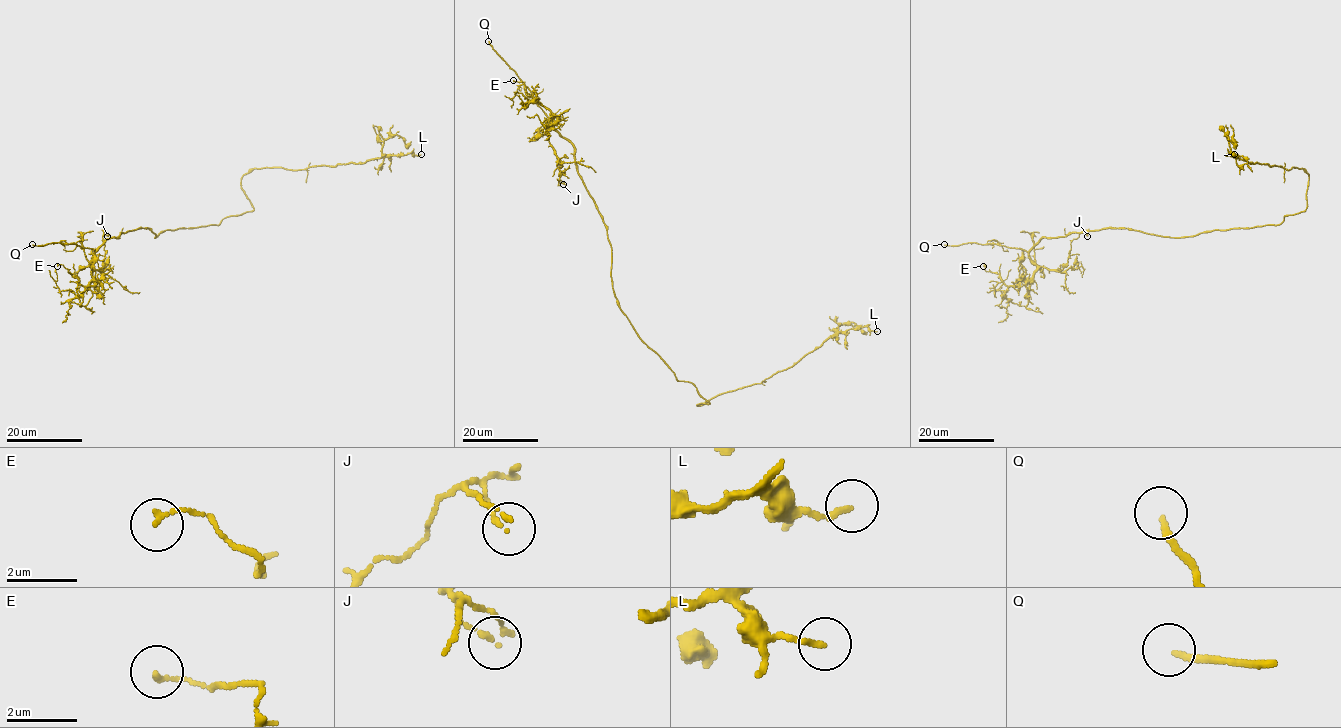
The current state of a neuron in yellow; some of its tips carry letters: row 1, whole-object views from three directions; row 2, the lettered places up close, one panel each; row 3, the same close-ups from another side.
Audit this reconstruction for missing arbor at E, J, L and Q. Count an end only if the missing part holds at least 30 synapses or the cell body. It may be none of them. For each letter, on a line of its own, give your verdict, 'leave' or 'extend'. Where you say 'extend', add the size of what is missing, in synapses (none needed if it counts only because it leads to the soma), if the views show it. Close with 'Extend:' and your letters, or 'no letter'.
E: leave
J: leave
L: leave
Q: extend
Extend: Q

